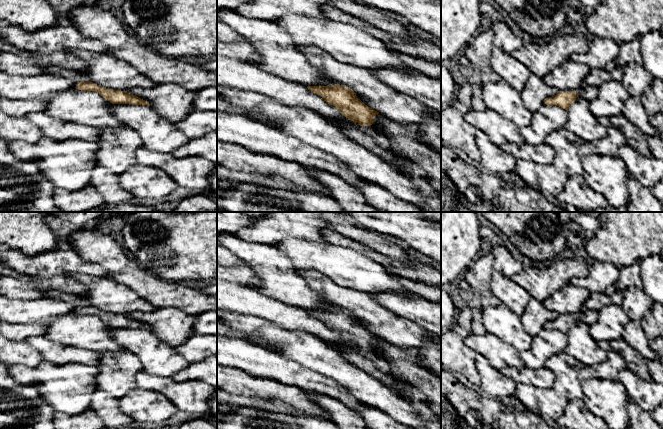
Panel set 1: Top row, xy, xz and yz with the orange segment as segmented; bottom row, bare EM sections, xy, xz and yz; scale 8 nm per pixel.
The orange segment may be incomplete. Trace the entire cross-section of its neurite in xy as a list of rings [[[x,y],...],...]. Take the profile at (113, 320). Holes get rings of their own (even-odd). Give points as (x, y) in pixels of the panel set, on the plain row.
[[[77,305],[76,313],[97,316],[112,328],[150,329],[148,325],[145,325],[136,319],[128,317],[127,315],[109,313],[97,309],[91,305]]]

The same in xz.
[[[339,308],[327,310],[307,310],[314,318],[322,321],[328,328],[335,330],[349,344],[360,350],[370,350],[379,338],[357,322],[356,317],[347,310]]]

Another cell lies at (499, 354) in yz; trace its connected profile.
[[[488,332],[483,335],[471,333],[464,338],[464,343],[485,357],[489,364],[497,370],[501,371],[505,367],[525,367],[516,349]]]

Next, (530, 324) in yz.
[[[531,297],[520,320],[524,330],[533,337],[544,329],[545,323],[556,319],[557,316],[557,313],[545,308],[540,301]]]

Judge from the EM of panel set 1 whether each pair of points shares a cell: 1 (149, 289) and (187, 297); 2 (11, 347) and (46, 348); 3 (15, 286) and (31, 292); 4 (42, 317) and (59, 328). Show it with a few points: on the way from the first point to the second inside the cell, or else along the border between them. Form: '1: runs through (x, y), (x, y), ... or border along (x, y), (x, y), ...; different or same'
1: runs through (158, 292), (178, 295); same
2: border along (25, 340), (41, 354), (44, 360); different
3: runs through (19, 288), (27, 288); same
4: border along (72, 313), (58, 316), (46, 325); different

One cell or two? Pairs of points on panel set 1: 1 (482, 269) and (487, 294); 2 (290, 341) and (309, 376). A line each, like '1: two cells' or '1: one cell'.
1: one cell
2: two cells

